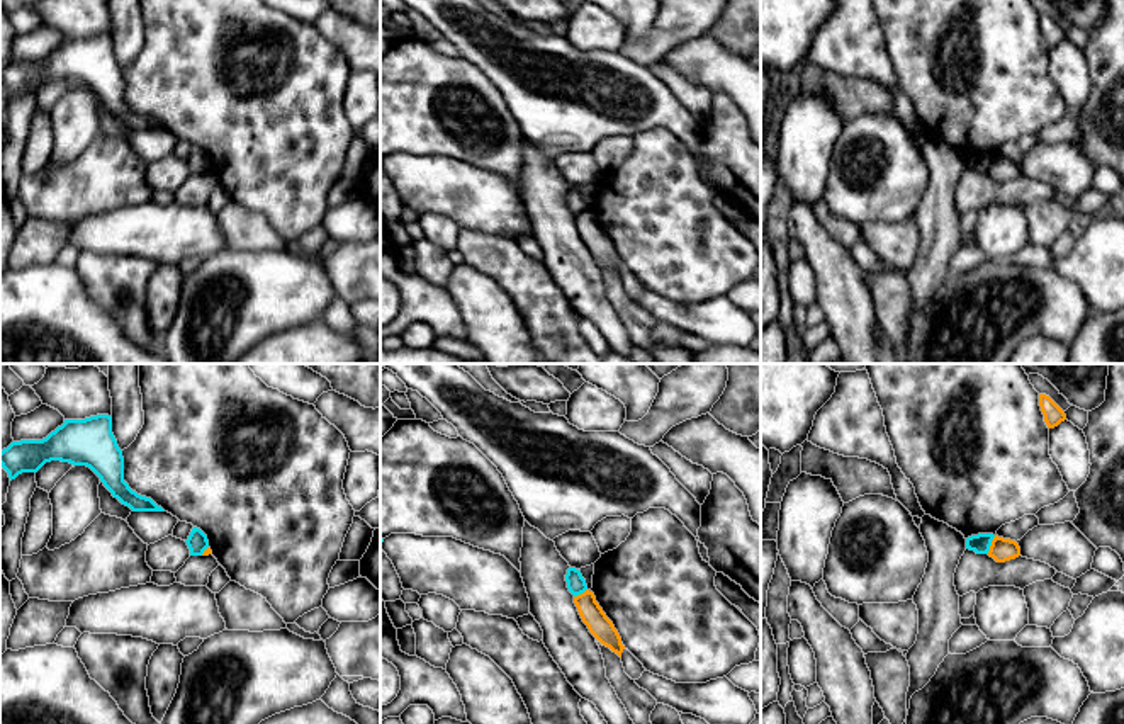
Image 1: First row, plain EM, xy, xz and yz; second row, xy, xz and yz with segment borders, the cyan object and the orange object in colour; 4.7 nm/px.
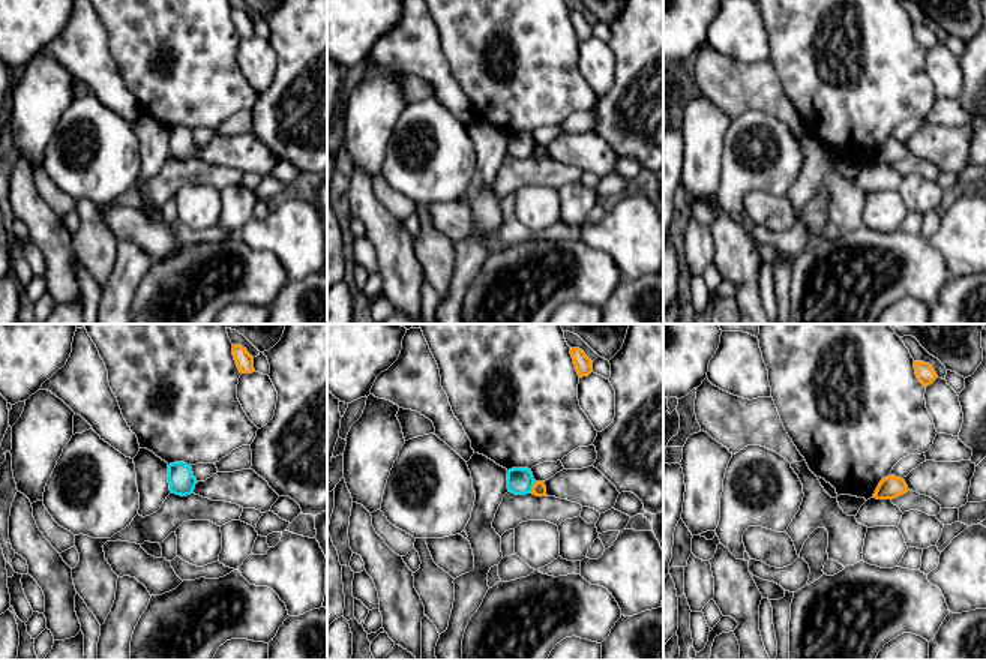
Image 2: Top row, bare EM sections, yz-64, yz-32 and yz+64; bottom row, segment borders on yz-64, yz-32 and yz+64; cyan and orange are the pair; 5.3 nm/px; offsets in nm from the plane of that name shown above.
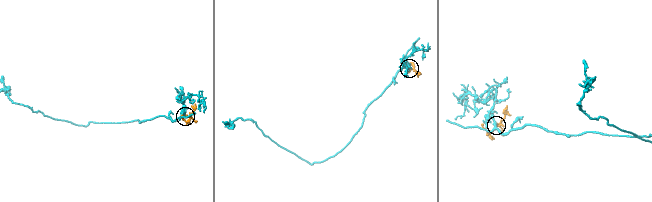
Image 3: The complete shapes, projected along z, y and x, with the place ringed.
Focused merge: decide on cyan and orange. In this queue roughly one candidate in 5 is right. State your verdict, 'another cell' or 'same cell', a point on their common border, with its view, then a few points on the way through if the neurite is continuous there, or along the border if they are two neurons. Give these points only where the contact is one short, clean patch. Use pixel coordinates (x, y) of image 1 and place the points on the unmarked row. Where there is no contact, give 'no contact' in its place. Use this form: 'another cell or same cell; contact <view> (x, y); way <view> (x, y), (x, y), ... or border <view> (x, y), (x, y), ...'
another cell; contact yz (990, 164); border yz (995, 155), (987, 172)

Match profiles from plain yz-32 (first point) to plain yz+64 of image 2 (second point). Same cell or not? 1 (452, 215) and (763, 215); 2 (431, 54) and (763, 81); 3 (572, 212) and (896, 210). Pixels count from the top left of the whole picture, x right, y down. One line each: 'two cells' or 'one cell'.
1: one cell
2: two cells
3: two cells

